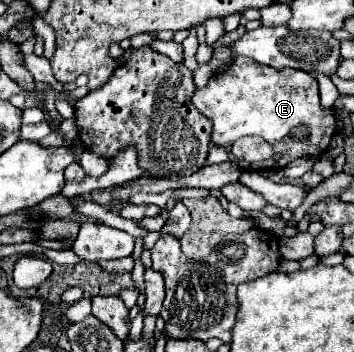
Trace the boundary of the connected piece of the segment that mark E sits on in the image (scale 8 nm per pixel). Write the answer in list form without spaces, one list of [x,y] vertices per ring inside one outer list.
[[[239,56],[225,70],[215,72],[207,86],[193,94],[191,102],[213,122],[211,142],[223,146],[229,152],[229,158],[243,170],[247,168],[247,162],[241,162],[231,154],[231,144],[241,136],[265,138],[277,156],[261,164],[261,168],[277,170],[301,156],[321,156],[335,134],[335,114],[321,108],[317,80],[313,76],[295,68],[275,70],[247,56]]]

